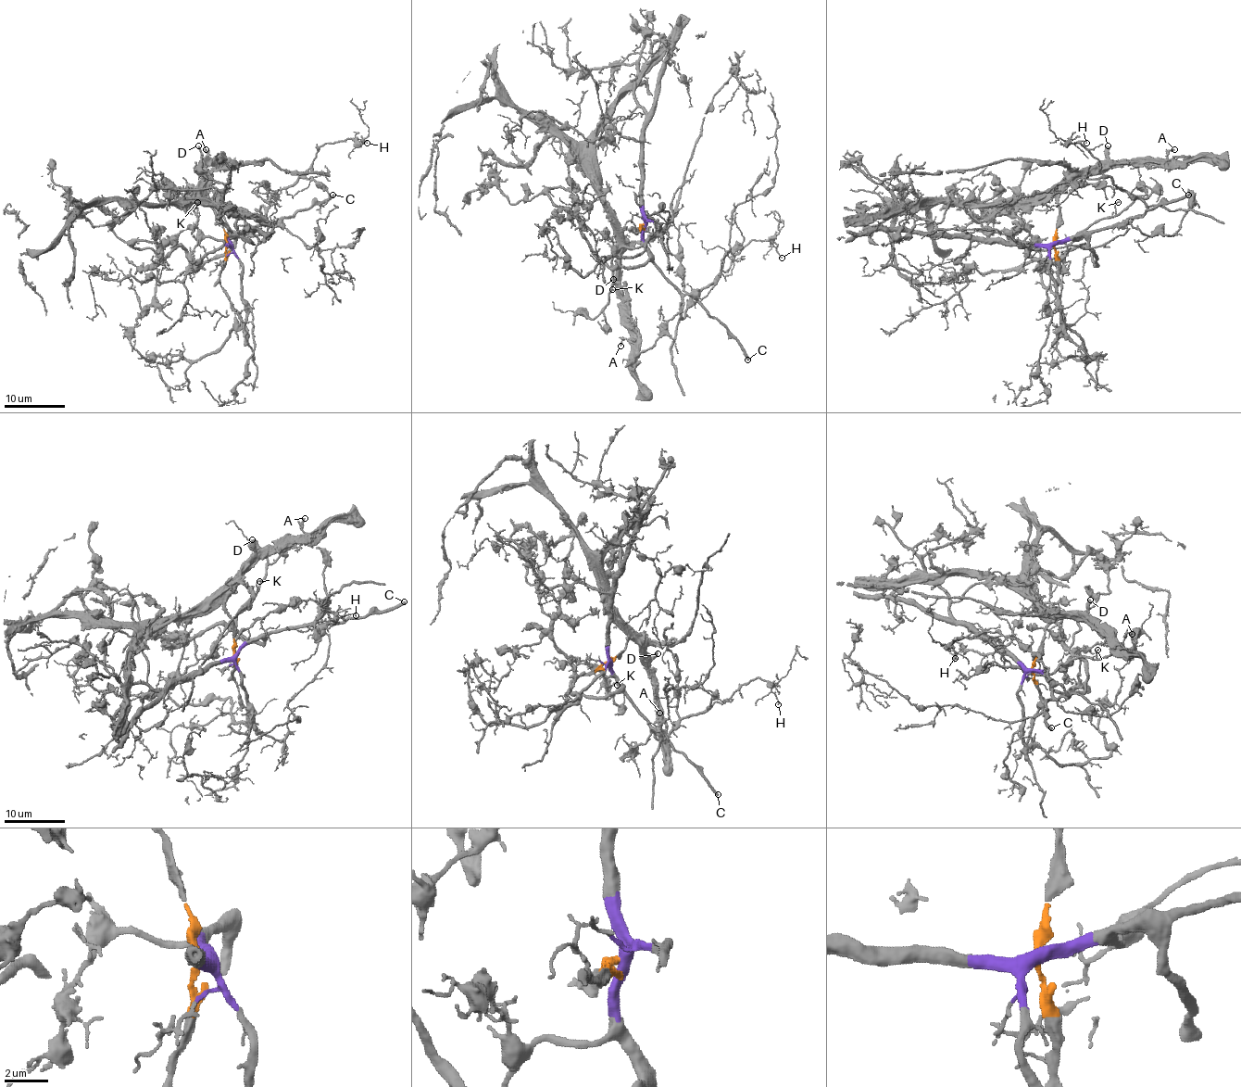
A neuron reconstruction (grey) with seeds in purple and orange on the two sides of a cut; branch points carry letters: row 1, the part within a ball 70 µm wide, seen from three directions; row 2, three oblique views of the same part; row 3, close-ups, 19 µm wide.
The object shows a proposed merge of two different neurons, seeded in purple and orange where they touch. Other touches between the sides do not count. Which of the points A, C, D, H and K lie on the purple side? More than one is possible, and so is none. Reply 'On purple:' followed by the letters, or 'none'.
On purple: C, H, K

